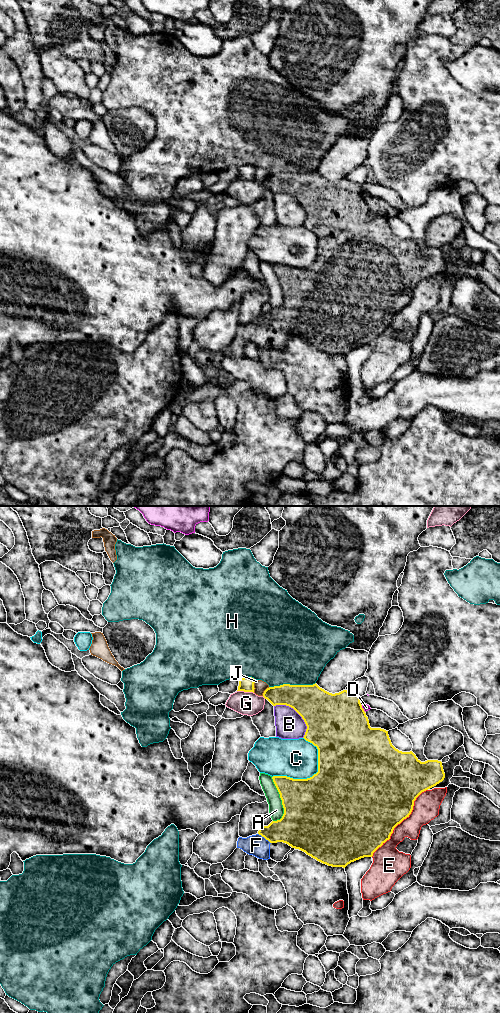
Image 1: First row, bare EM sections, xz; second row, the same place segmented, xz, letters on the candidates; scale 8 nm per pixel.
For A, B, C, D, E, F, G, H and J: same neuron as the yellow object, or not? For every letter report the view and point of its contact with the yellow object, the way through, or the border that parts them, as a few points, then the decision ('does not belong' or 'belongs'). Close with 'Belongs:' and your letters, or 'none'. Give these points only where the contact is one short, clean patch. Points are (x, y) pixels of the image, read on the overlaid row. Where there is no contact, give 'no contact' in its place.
A: xz (281, 799) | does not belong
B: xz (298, 713) | does not belong
C: xz (307, 778) | does not belong
D: xz (362, 708) | does not belong
E: xz (400, 822) | does not belong
F: xz (264, 837) | across xz (294, 829), (276, 831), (264, 837), (256, 845) | belongs
G: xz (245, 691) | does not belong
H: xz (292, 685) | does not belong
J: xz (253, 686) | does not belong
Belongs: F

